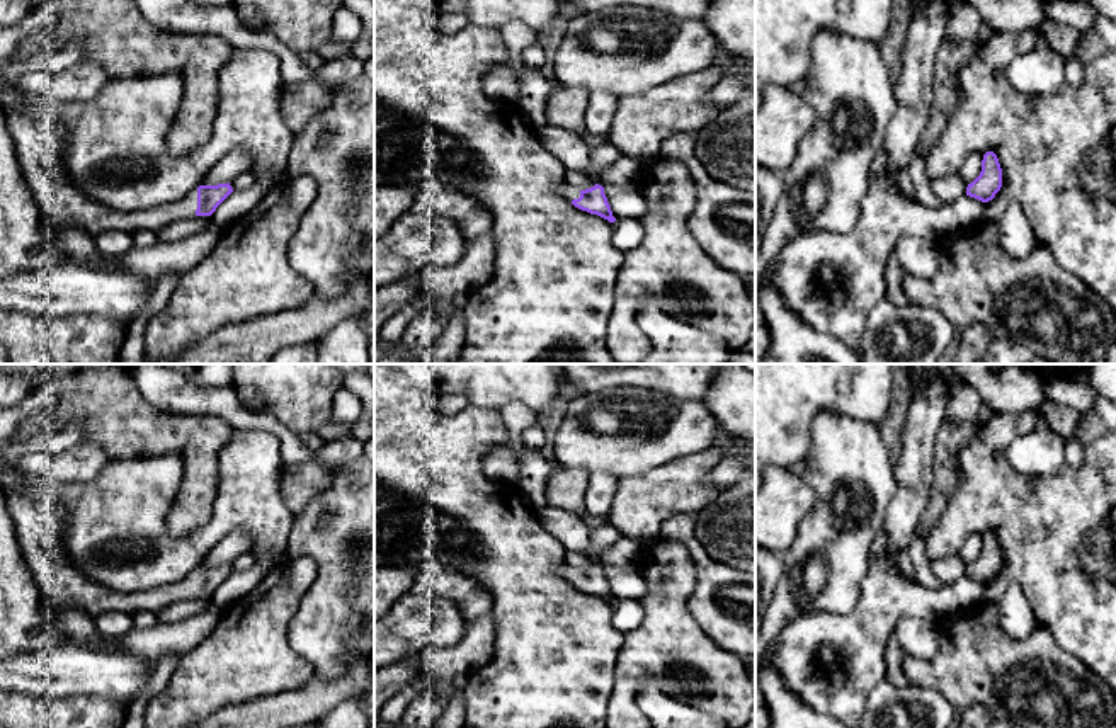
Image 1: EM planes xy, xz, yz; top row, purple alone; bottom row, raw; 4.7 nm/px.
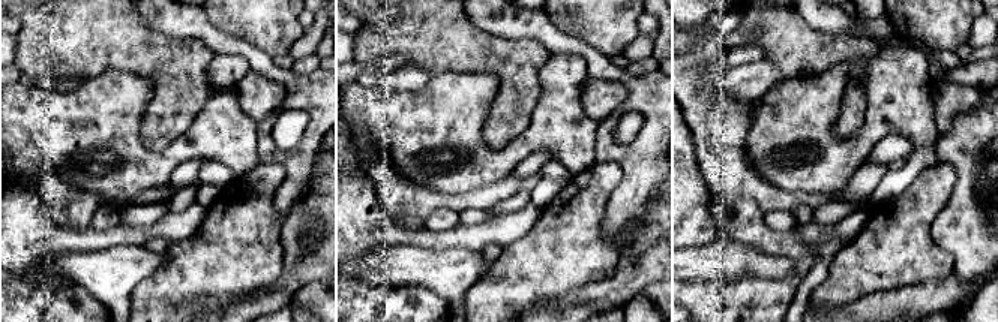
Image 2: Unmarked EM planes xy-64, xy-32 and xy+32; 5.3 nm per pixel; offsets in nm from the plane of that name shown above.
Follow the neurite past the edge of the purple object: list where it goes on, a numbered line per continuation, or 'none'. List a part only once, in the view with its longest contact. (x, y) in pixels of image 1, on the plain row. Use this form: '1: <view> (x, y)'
1: xy (39, 529)

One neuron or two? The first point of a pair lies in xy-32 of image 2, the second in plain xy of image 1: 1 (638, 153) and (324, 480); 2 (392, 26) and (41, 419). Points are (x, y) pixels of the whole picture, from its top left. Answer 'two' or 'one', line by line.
1: two
2: one

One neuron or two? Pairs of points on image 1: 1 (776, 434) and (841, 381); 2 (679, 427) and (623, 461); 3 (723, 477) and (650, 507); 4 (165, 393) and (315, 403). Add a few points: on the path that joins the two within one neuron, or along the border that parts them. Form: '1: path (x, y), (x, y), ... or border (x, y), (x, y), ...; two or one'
1: path (791, 419), (825, 385); one
2: path (666, 439), (659, 444), (637, 448); one
3: border (723, 456), (706, 478), (717, 492); two
4: border (230, 386), (244, 405), (274, 417); two

